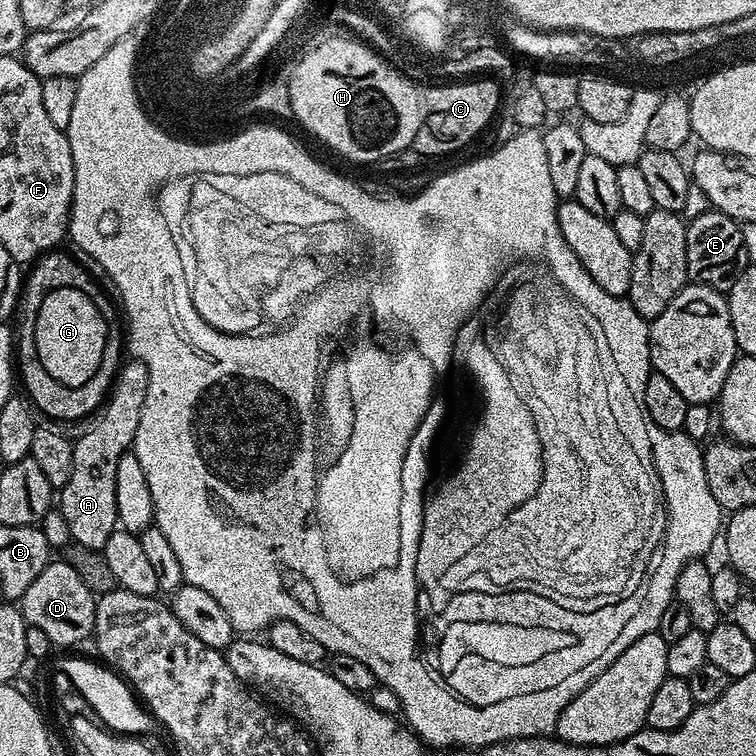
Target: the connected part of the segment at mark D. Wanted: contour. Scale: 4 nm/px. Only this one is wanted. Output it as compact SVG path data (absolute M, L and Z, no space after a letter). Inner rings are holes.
M56 558L46 565L38 578L34 578L30 590L26 590L24 597L18 601L18 607L31 627L42 630L42 634L46 634L54 646L60 646L76 644L93 635L96 601L97 597L88 589L86 582L78 578L78 570L65 564L63 559Z

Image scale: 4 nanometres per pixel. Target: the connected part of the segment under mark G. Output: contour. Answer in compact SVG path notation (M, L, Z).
M58 289L53 293L47 294L46 298L42 301L42 306L38 309L37 320L34 322L34 345L37 346L38 359L42 366L45 367L45 371L49 375L50 379L57 379L58 382L65 384L67 387L82 386L83 383L95 381L97 379L96 371L100 368L100 363L104 360L104 351L108 348L108 324L104 321L104 313L101 307L95 304L91 298L80 290L74 289Z

